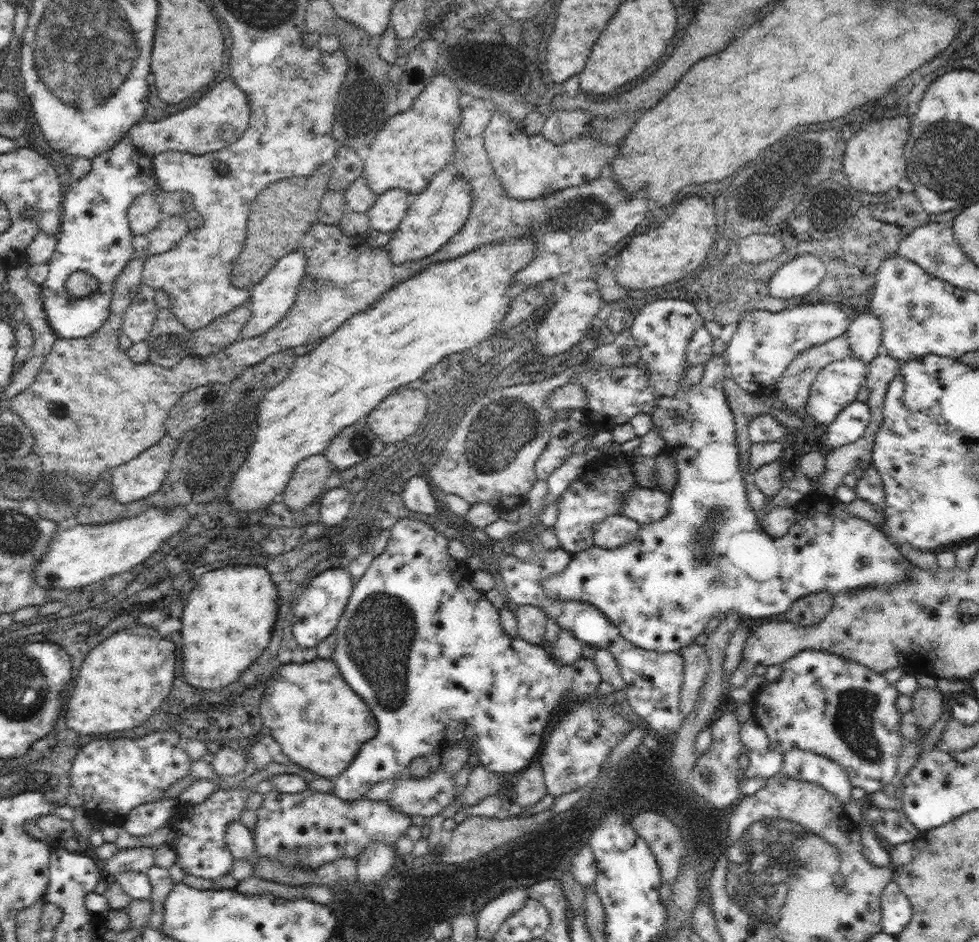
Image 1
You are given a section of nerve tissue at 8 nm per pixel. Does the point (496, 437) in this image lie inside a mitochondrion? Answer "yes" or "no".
yes

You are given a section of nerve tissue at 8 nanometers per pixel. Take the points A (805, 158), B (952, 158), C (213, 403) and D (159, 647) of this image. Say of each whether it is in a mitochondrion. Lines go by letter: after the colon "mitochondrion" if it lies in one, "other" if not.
A: mitochondrion
B: mitochondrion
C: mitochondrion
D: other

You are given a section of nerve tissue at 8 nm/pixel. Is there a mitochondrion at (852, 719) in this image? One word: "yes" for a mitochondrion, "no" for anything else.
yes

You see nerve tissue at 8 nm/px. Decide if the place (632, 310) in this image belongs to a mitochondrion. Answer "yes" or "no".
no

